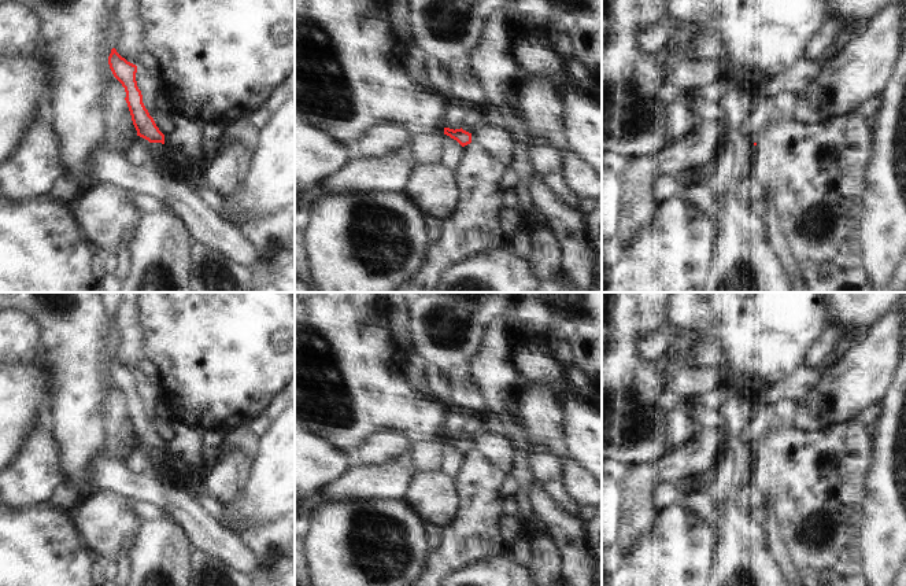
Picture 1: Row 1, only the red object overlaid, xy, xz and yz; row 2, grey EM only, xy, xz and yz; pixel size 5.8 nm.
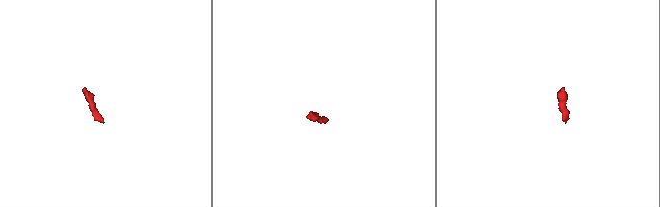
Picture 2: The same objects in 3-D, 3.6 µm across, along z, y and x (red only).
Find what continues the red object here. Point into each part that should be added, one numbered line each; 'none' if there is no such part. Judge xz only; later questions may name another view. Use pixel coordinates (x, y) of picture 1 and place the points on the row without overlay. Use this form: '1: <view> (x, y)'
1: xz (495, 448)

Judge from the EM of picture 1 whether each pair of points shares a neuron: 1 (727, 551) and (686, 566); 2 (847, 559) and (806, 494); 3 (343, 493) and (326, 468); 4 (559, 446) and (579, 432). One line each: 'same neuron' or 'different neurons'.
1: different neurons
2: same neuron
3: different neurons
4: different neurons

